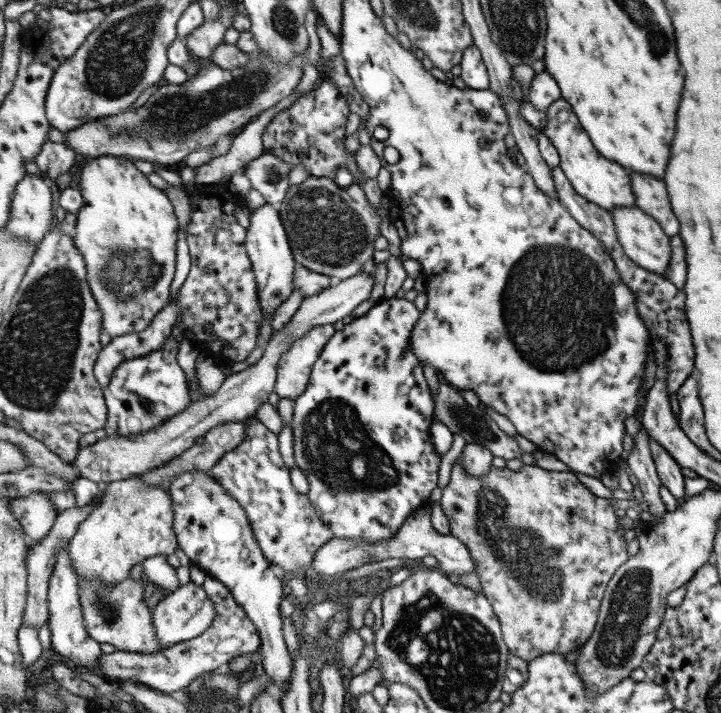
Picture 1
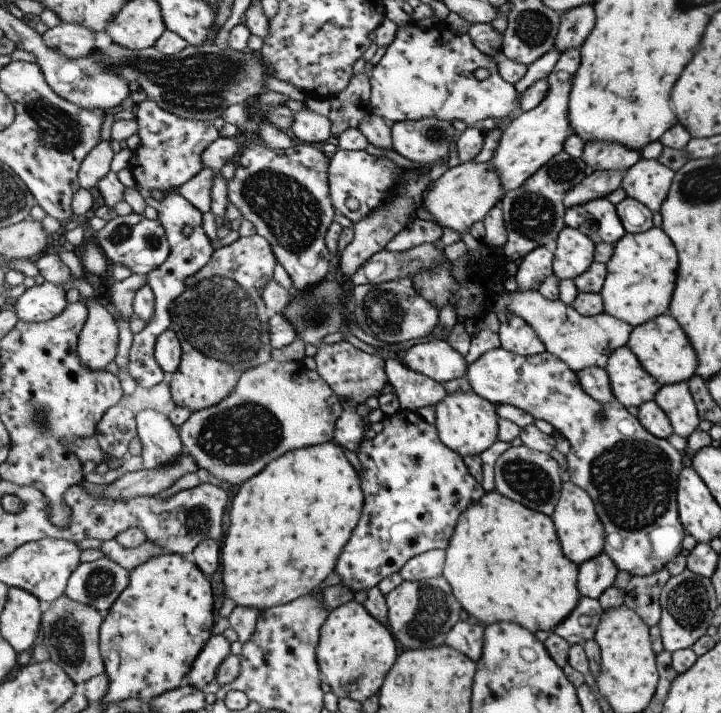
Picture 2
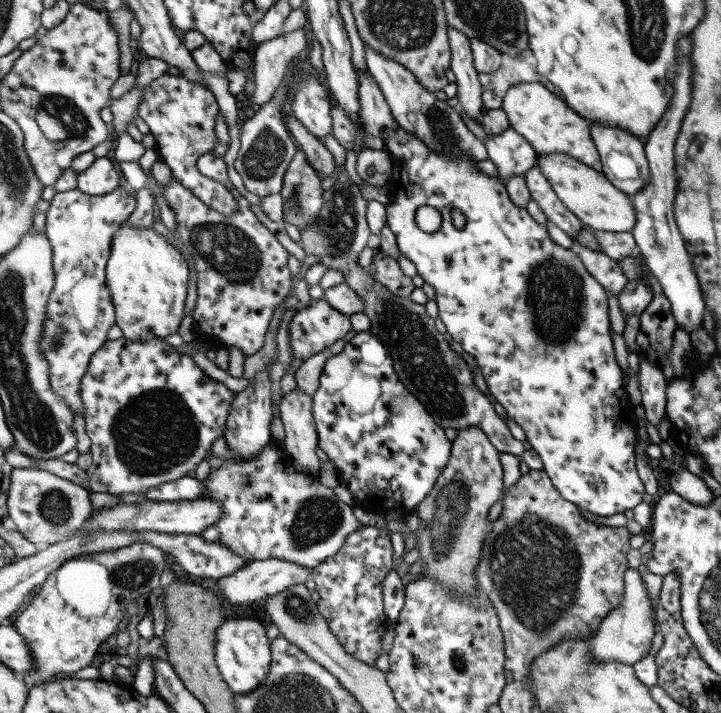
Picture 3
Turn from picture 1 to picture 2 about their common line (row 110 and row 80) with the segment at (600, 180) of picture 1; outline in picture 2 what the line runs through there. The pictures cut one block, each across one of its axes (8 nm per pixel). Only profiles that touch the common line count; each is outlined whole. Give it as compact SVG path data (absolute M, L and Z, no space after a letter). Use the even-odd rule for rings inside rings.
M569 49L562 53L557 66L548 76L549 88L546 99L537 108L522 112L508 124L506 131L503 133L500 147L490 162L496 166L501 175L506 195L515 189L521 188L549 160L563 152L565 150L565 140L576 134L573 125L570 123L570 96L573 88L573 78L575 78L581 63L582 54L580 49ZM559 70L569 72L572 77L561 82L559 76L557 76Z

